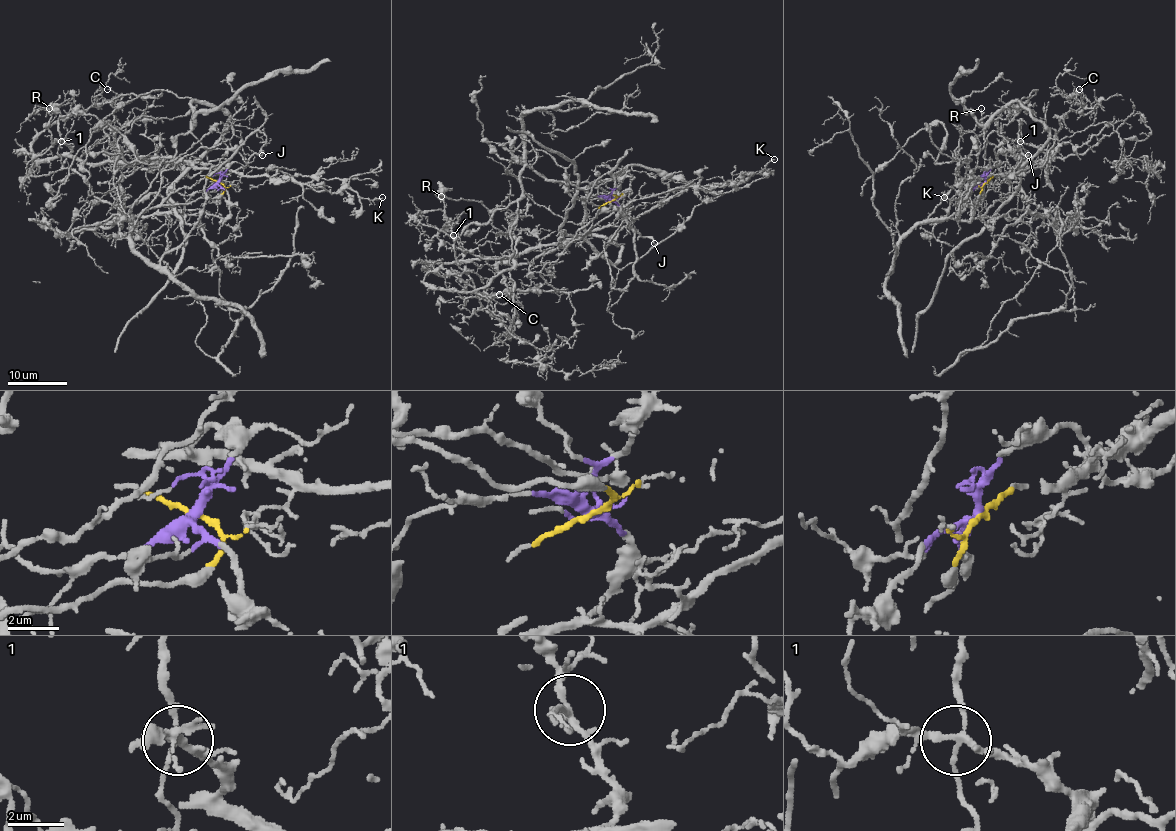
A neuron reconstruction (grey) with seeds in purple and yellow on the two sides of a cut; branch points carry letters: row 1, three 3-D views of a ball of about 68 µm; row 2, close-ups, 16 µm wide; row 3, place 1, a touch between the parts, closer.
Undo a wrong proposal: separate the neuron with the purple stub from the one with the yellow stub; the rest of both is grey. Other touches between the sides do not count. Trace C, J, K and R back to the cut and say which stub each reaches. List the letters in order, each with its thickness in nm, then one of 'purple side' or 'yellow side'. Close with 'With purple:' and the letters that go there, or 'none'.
C: 160 nm thick; purple side
J: 190 nm thick; purple side
K: 160 nm thick; purple side
R: 160 nm thick; purple side
With purple: C, J, K, R

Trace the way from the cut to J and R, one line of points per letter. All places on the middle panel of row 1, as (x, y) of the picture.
J: (610, 200), (619, 209), (612, 224), (615, 227), (629, 225), (655, 243)
R: (610, 200), (619, 207), (617, 216), (606, 227), (506, 256), (463, 258), (441, 196)

